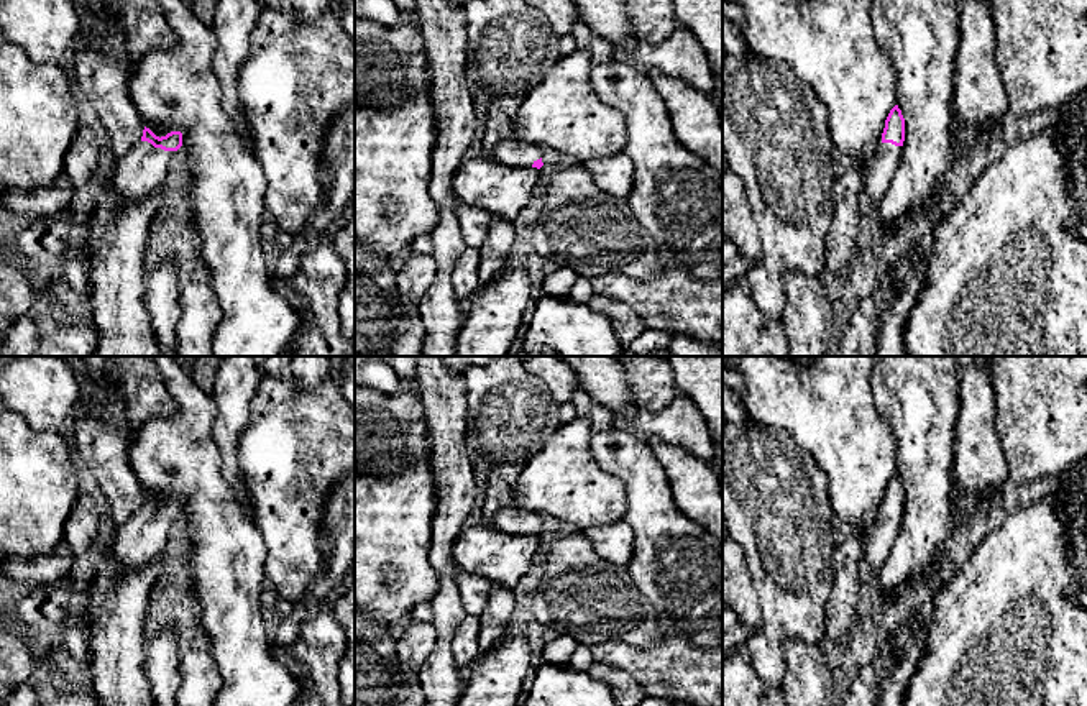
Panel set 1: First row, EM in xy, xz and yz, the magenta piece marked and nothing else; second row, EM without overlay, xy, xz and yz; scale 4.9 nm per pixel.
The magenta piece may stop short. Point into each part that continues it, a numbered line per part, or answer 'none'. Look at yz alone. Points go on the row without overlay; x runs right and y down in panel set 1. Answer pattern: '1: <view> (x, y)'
1: yz (880, 536)

